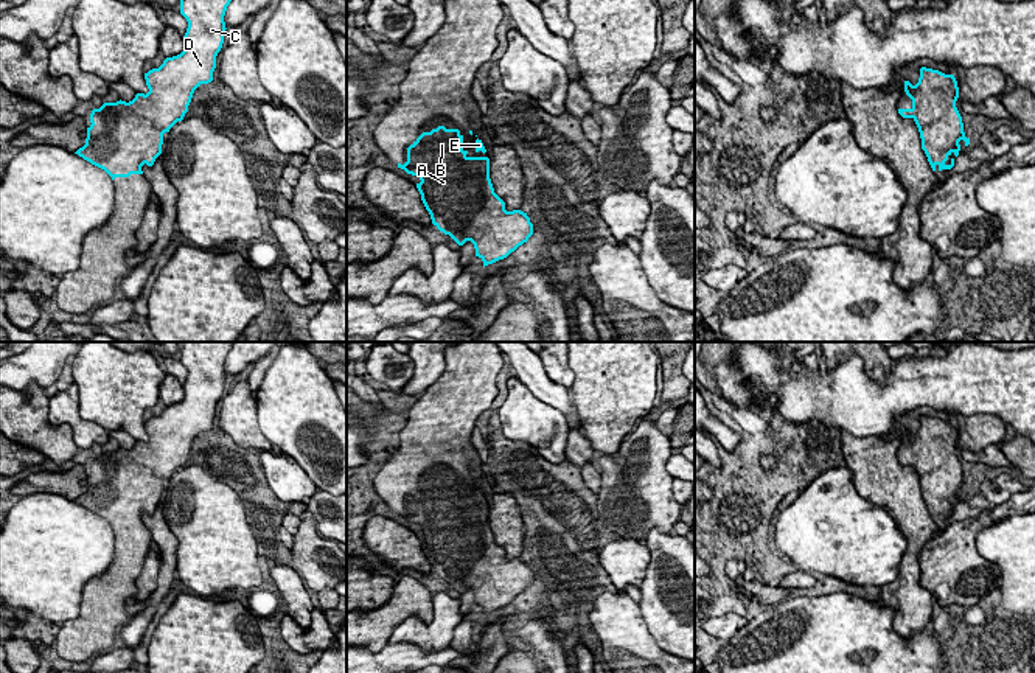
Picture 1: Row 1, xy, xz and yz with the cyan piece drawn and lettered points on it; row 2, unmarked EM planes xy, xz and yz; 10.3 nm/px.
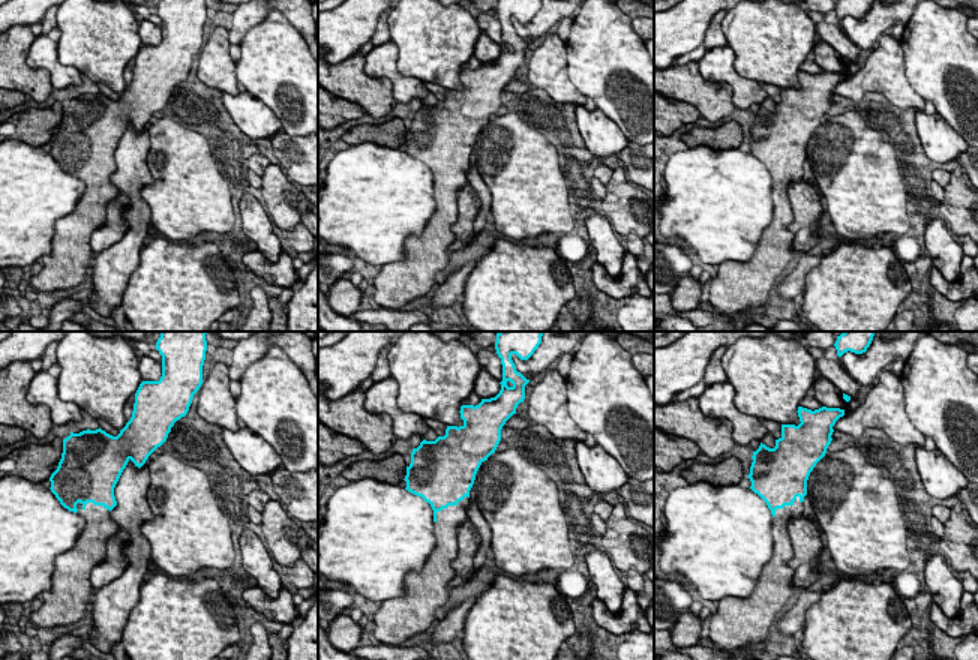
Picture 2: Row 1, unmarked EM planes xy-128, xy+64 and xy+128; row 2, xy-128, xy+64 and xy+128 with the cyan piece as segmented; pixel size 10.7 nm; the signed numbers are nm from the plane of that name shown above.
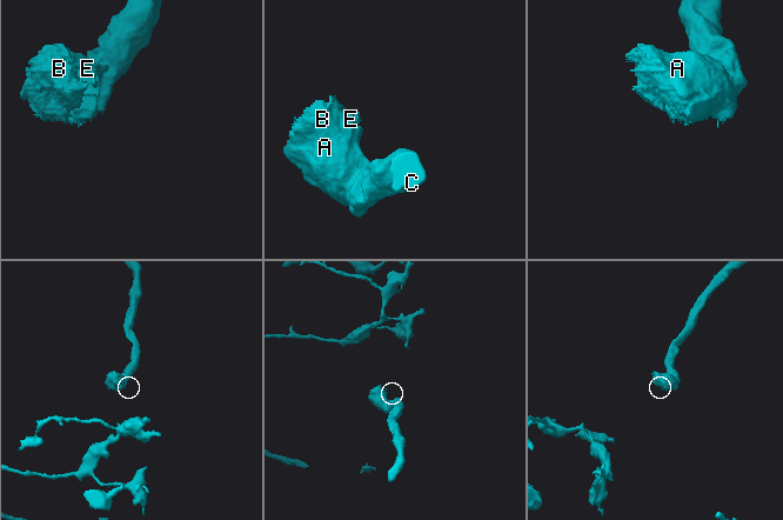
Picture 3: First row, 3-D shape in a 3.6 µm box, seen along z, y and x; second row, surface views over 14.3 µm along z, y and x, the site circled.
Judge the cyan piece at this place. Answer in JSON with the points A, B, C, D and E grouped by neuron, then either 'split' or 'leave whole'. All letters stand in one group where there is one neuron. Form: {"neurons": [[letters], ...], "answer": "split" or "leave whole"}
{"neurons": [["A", "B", "C", "D", "E"]], "answer": "leave whole"}

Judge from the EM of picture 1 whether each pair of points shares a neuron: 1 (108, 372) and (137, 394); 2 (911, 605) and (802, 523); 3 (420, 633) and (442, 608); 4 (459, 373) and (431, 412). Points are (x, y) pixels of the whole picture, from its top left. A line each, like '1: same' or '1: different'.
1: same
2: different
3: same
4: same

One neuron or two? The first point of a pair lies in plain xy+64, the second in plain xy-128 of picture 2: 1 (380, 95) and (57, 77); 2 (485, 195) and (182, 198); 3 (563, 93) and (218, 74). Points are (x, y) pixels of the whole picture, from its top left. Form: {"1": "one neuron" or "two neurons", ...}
{"1": "two neurons", "2": "two neurons", "3": "one neuron"}

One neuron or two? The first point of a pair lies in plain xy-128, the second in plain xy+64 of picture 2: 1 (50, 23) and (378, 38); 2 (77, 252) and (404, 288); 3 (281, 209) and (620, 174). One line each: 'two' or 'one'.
1: one
2: one
3: one

